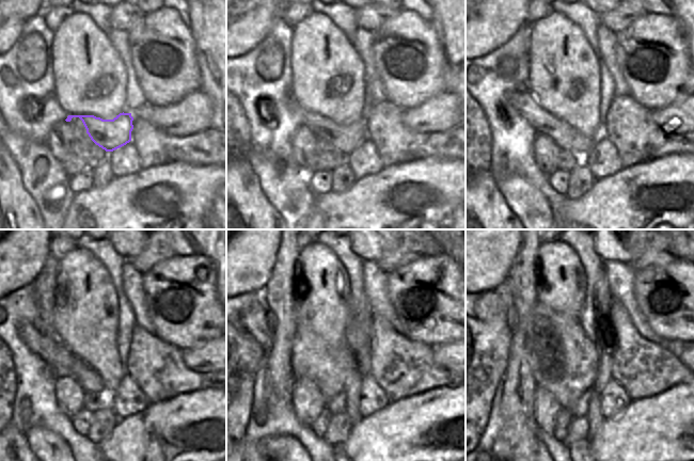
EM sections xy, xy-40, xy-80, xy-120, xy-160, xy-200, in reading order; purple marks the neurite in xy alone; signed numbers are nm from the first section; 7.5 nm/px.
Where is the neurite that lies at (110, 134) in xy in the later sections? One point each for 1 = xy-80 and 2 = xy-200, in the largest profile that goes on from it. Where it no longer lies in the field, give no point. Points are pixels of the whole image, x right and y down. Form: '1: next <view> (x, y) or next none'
1: next xy-80 (566, 137)
2: next xy-200 (488, 304)

